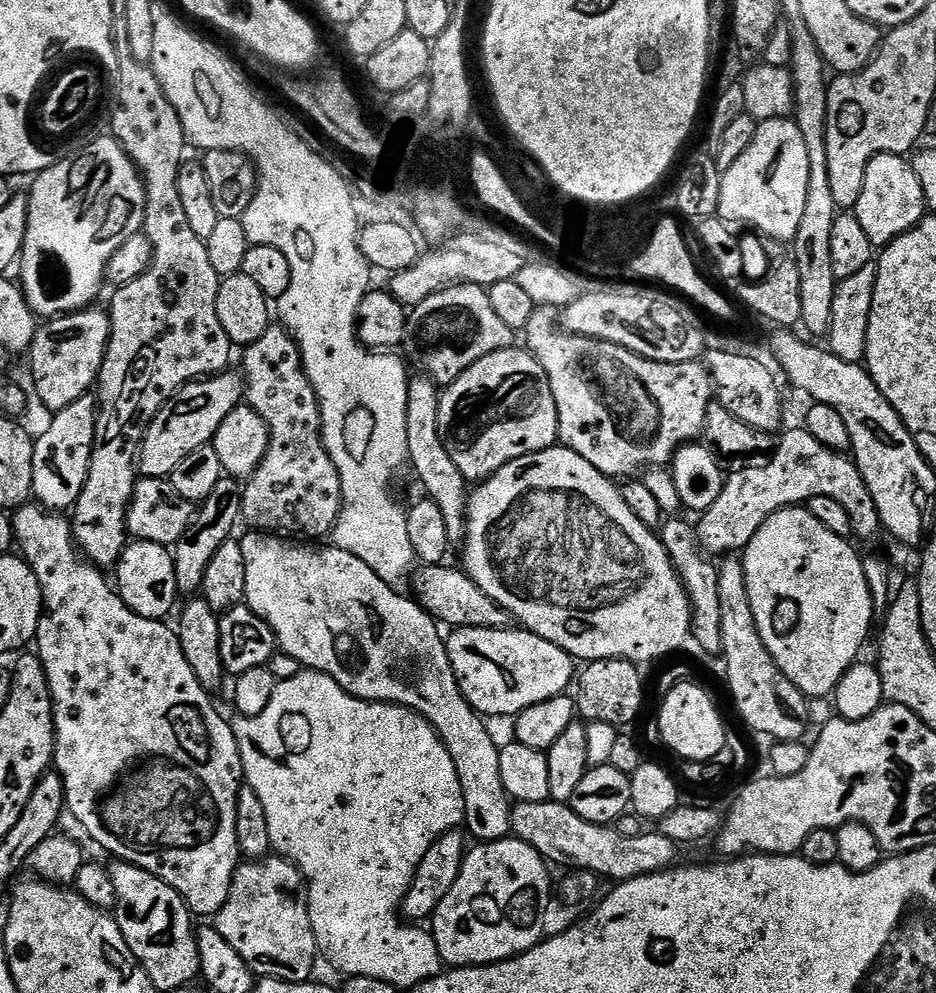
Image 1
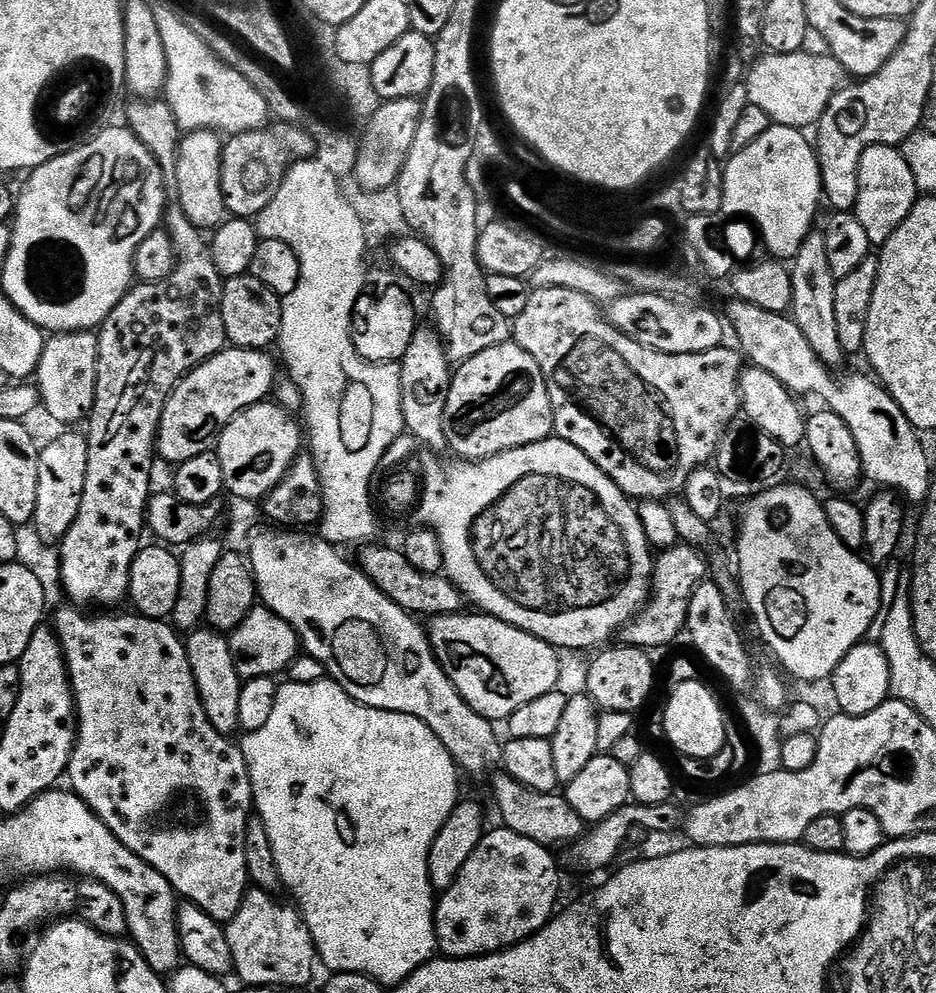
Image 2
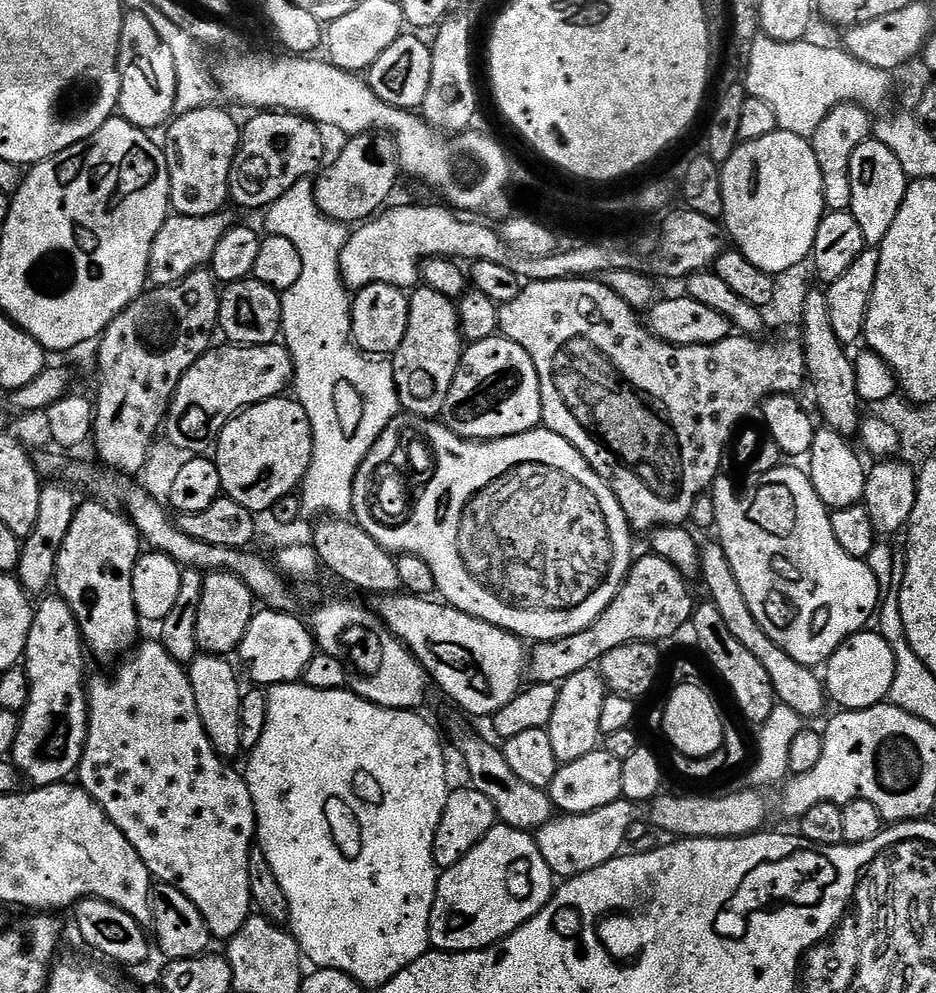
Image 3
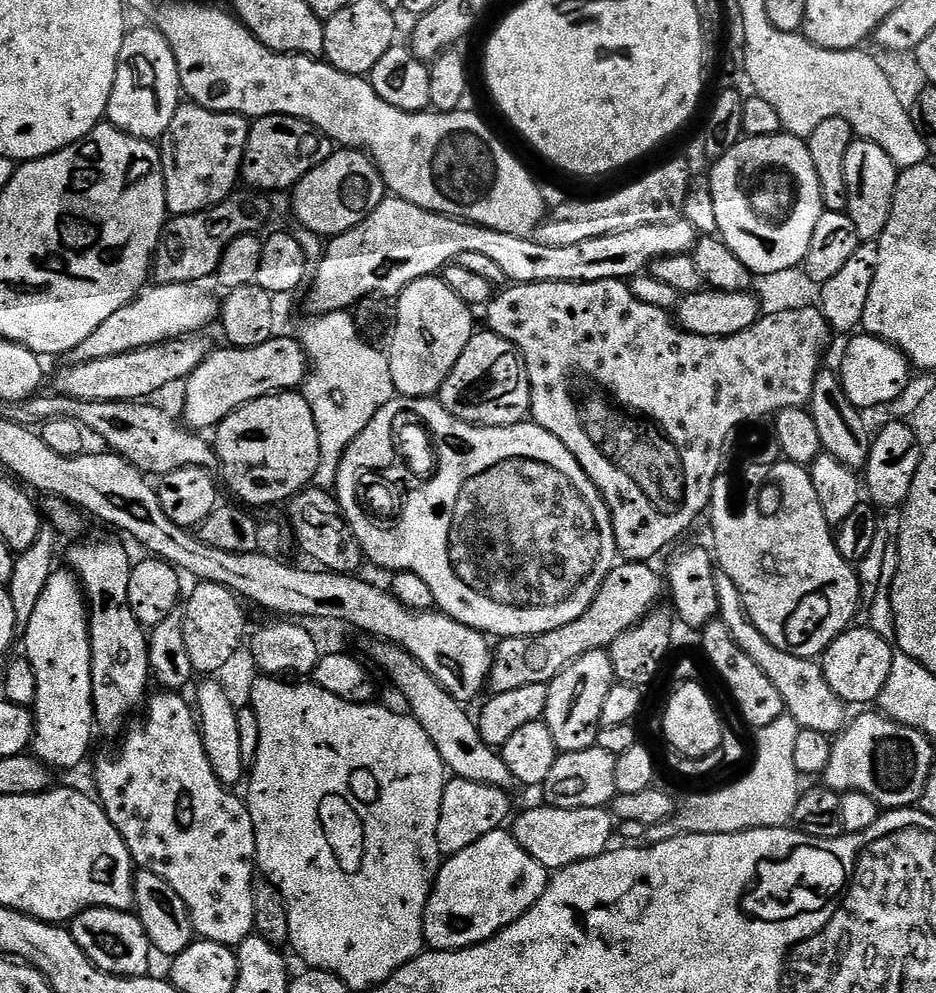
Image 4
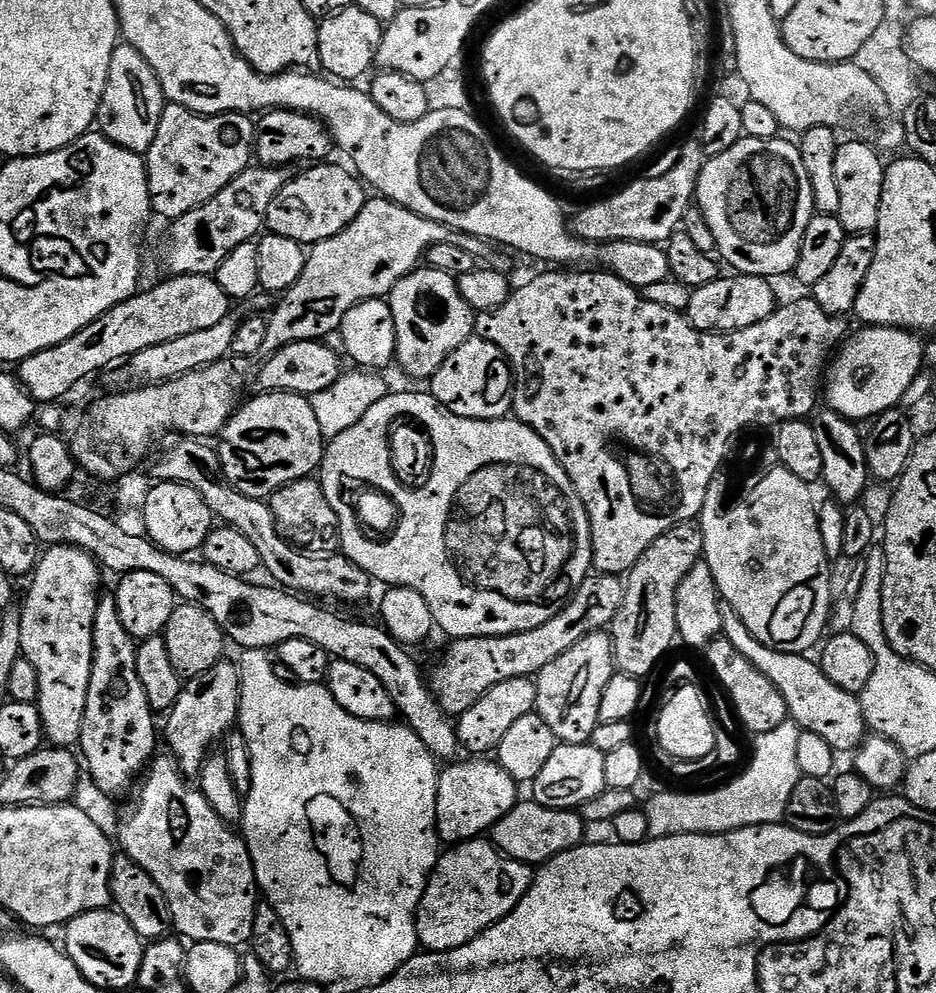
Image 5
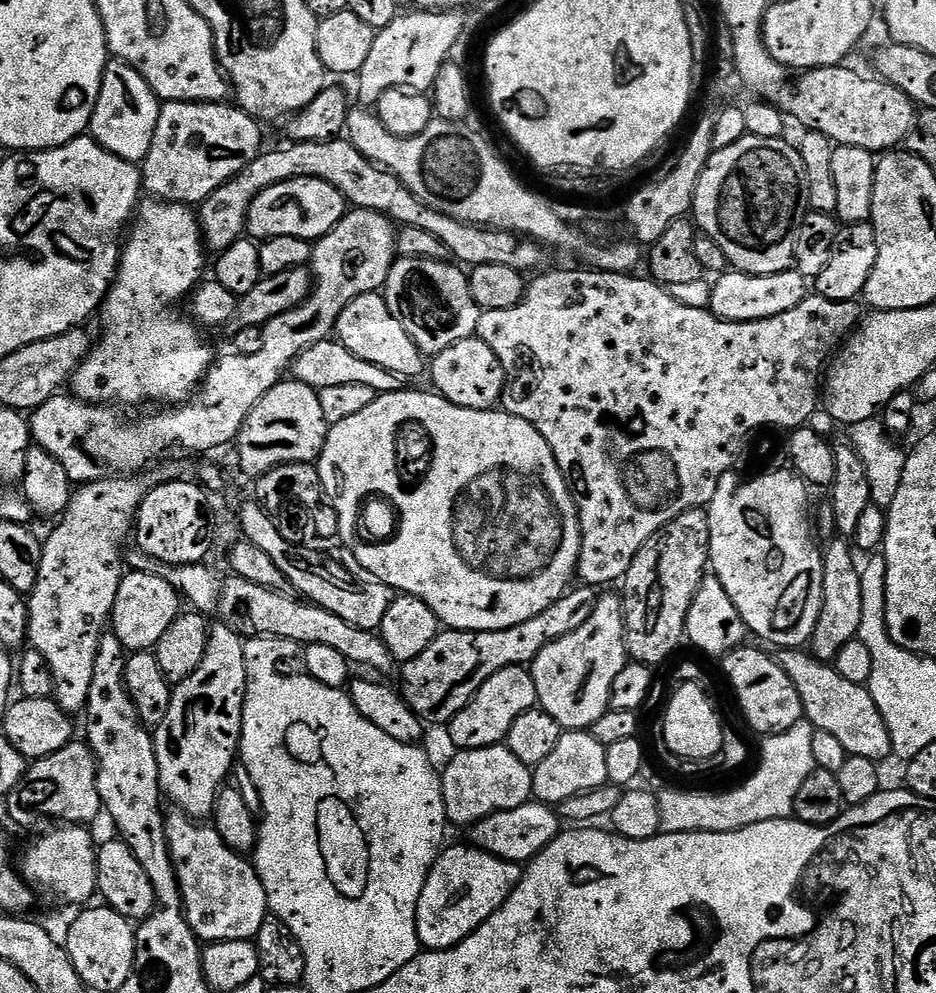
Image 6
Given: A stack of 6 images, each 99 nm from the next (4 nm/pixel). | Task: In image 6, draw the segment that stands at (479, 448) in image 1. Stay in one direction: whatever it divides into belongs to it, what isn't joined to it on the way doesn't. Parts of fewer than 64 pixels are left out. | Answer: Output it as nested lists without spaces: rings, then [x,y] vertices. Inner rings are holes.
[[[475,338],[454,342],[454,346],[446,346],[446,350],[431,357],[430,372],[431,368],[431,387],[454,406],[487,412],[501,403],[504,395],[504,367],[502,362],[498,362],[498,354],[494,354],[486,342]]]

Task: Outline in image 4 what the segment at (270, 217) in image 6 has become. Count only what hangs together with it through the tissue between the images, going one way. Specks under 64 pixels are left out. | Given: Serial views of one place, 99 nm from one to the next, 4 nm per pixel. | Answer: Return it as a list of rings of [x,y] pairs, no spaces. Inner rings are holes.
[[[336,150],[325,164],[312,171],[311,176],[304,176],[296,183],[291,196],[292,212],[300,219],[299,227],[321,238],[331,238],[365,220],[384,201],[386,189],[376,163],[367,154],[359,150]],[[315,180],[320,180],[320,185],[312,192]]]

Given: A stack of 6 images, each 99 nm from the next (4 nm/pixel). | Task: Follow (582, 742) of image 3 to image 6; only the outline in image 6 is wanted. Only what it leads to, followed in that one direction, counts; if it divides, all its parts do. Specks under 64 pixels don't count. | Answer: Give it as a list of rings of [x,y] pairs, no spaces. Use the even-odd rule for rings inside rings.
[[[601,595],[594,614],[590,614],[578,630],[550,642],[532,660],[530,671],[539,707],[557,720],[561,729],[591,729],[592,724],[608,712],[614,678],[622,674],[629,660],[624,644],[624,601],[619,595]]]

